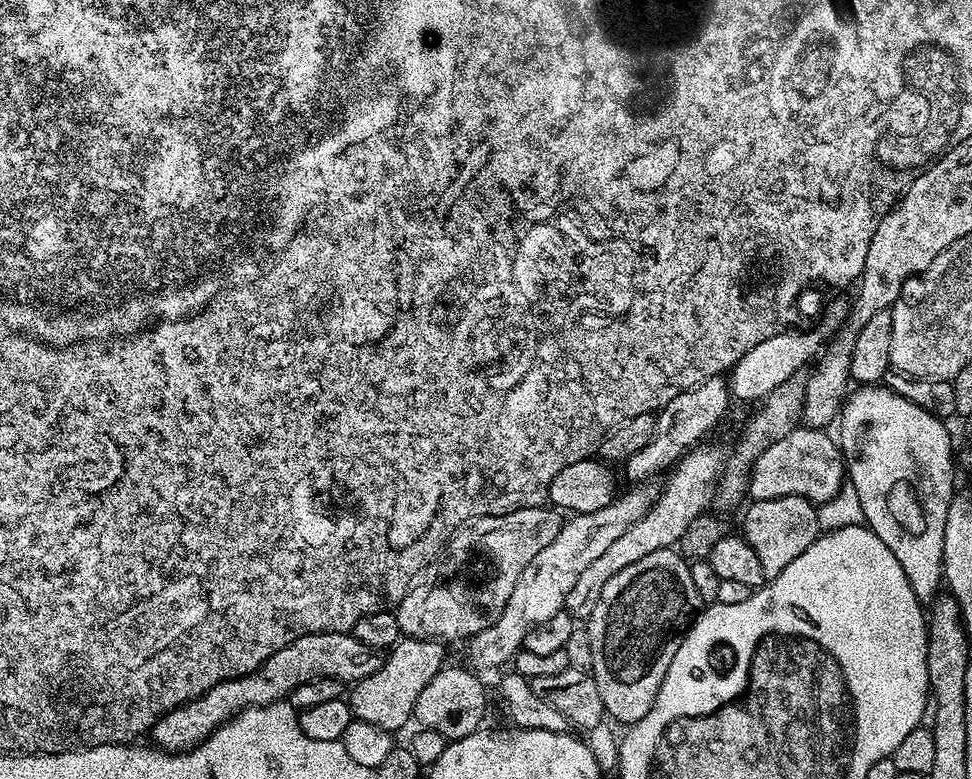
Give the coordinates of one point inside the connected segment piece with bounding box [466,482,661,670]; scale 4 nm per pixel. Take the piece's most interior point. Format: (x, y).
(542, 590)

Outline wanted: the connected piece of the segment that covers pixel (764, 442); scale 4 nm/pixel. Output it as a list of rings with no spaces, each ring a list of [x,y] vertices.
[[[803,371],[795,372],[782,386],[778,386],[770,395],[759,401],[756,413],[748,420],[736,449],[727,453],[724,468],[720,472],[720,478],[716,481],[715,507],[739,509],[745,503],[748,496],[748,478],[752,471],[752,463],[767,450],[774,446],[786,434],[790,434],[801,423],[804,414],[804,382],[806,376]]]

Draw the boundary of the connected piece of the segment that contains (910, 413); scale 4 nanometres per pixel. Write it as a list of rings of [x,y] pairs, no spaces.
[[[860,386],[845,399],[838,417],[839,424],[840,436],[838,435],[838,443],[840,445],[840,455],[844,458],[847,479],[852,483],[854,490],[858,494],[861,517],[866,521],[867,527],[871,528],[874,534],[878,534],[878,538],[882,538],[882,542],[886,542],[886,546],[890,546],[890,554],[894,554],[894,558],[898,558],[898,566],[902,566],[902,570],[906,570],[906,578],[920,601],[931,602],[935,600],[941,591],[944,579],[946,514],[948,513],[948,504],[952,501],[954,495],[954,487],[952,488],[952,460],[954,464],[954,452],[952,456],[952,436],[948,433],[947,426],[944,425],[947,423],[941,417],[922,410],[922,406],[902,398],[902,394],[894,394],[894,390],[883,386]]]

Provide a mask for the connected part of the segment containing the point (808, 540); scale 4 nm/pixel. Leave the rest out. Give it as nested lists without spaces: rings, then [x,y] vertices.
[[[801,496],[752,500],[743,509],[745,512],[742,535],[754,549],[758,563],[762,565],[765,581],[782,574],[782,570],[786,570],[786,566],[790,566],[790,562],[794,562],[794,558],[798,558],[798,554],[802,554],[802,550],[806,550],[822,535],[816,510],[817,505]]]

